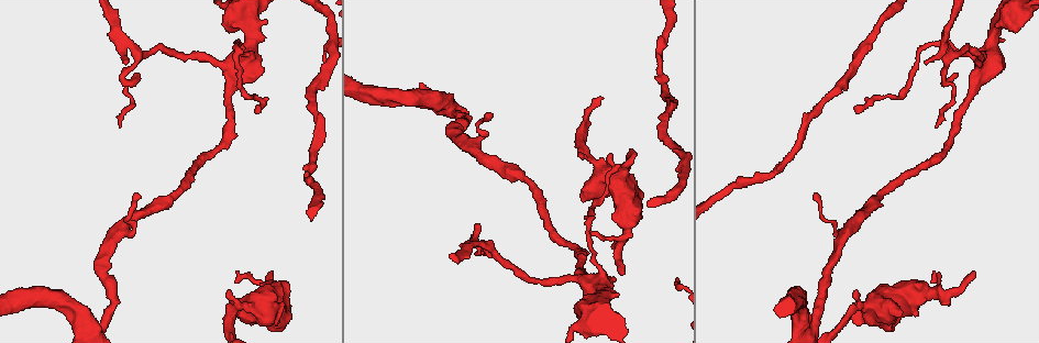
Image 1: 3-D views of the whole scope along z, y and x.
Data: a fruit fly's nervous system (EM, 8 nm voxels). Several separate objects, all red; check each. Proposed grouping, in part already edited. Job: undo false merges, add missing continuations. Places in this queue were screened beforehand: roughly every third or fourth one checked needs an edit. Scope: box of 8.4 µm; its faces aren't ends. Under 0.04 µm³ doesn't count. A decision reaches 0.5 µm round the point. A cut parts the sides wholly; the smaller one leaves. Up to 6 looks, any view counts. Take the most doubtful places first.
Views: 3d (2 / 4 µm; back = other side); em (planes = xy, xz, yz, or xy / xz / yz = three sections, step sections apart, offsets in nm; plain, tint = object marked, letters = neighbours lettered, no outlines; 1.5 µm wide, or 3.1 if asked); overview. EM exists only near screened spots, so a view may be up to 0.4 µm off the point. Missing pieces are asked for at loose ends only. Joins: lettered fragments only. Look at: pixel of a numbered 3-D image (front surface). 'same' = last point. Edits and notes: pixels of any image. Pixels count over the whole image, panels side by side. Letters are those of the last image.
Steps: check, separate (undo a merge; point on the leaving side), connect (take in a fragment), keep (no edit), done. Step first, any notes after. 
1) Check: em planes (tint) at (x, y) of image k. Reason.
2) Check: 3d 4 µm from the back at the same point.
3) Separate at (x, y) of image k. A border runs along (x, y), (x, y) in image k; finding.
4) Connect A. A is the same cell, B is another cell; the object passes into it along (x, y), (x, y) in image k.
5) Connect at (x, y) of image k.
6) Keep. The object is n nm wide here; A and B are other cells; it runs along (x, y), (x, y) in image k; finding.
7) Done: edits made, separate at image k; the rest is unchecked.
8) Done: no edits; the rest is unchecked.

Check: em planes (letters) at (901, 312) of image 1. Stops while still wide.

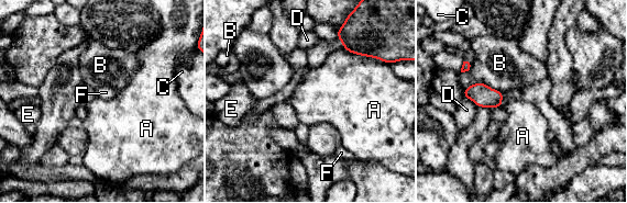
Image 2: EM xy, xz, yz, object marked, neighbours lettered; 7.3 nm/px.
Keep. A, B, C, D, E and F are other cells; a border runs along (341, 47), (382, 61) in image 2; none of them fits.

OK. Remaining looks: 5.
Check: em planes (letters) at (270, 271) of image 1. Branch stops here.

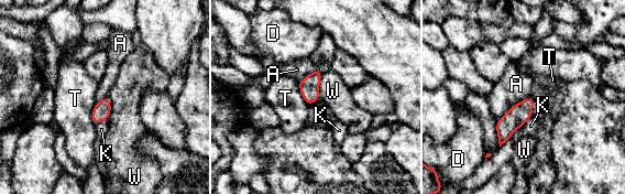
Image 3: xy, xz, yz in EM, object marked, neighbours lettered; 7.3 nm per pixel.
Keep. A, D, K, T and W are other cells; none of them fits.

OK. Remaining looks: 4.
Check: 3d 4 µm at (817, 193) of image 1. Tapers out.

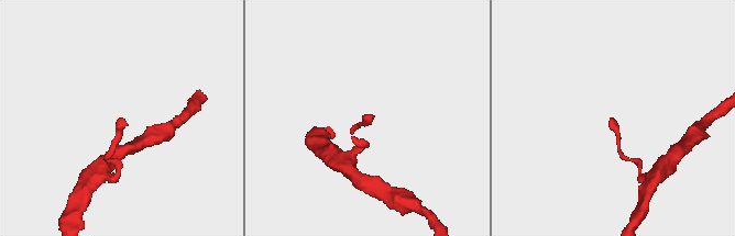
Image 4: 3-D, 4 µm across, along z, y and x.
Check: em planes (letters) at (369, 121) of image 4. Shape alone is not enough.

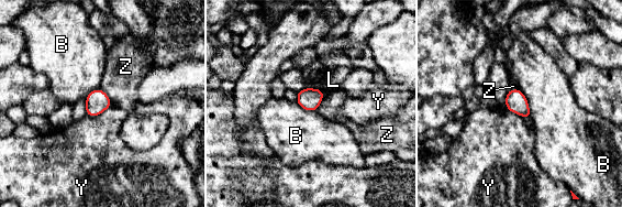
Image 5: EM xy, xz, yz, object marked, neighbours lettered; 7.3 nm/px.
Keep. B, L, Y and Z are other cells; a border runs along (517, 88), (525, 97), (531, 117) in image 5; no lettered fragment goes on from it.

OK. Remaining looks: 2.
Done: no edits; the rest is unchecked.

